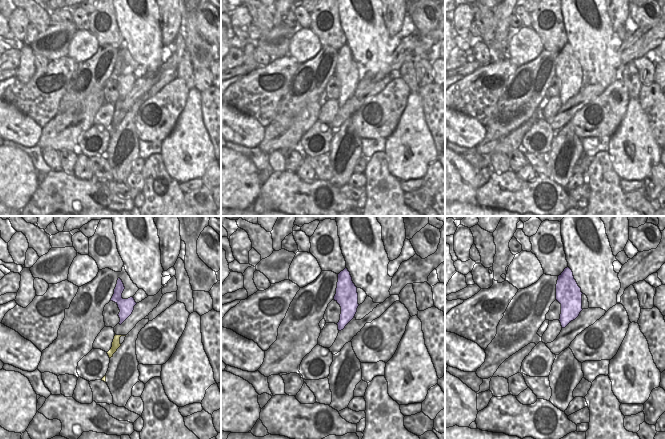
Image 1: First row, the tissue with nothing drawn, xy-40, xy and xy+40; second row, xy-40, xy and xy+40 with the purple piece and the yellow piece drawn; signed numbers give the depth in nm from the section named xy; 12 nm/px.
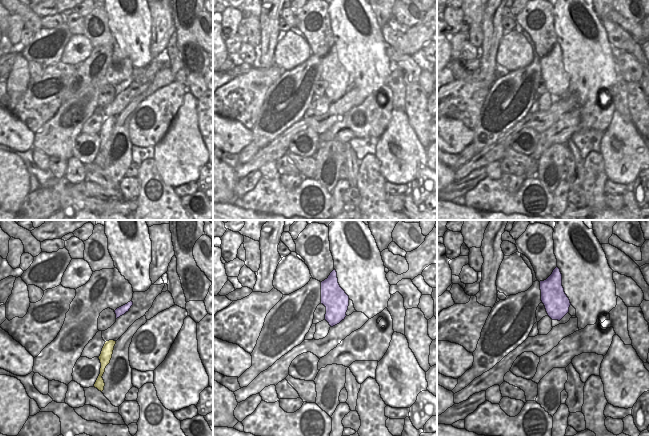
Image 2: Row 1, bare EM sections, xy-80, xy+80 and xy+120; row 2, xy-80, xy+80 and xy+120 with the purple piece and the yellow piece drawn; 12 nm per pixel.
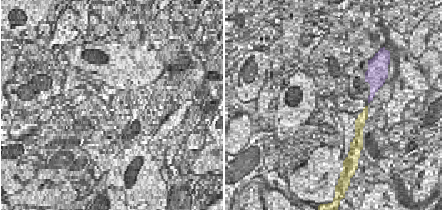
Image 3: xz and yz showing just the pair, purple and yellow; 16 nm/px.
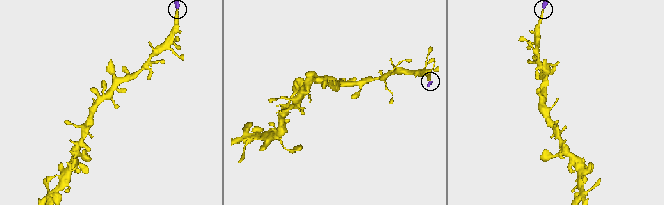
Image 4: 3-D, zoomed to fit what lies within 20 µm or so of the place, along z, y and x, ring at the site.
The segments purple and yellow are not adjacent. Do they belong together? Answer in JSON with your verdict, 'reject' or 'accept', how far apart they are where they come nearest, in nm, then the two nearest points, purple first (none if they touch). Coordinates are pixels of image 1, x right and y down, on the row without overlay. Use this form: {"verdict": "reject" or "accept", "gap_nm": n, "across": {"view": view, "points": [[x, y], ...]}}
{"verdict": "accept", "gap_nm": 130, "across": {"view": "xy-40", "points": [[120, 100], [120, 111]]}}

